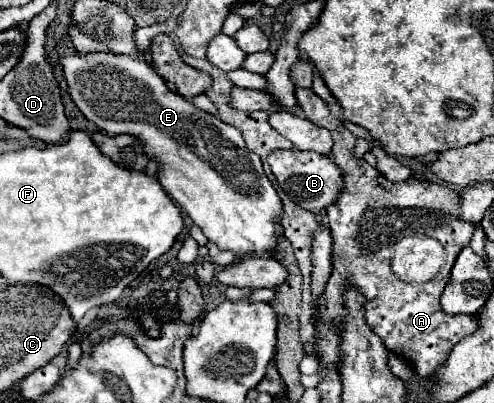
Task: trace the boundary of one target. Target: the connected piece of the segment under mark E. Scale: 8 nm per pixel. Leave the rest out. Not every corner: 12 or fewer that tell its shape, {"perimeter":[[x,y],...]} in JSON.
{"perimeter":[[60,55],[70,99],[134,135],[220,249],[272,253],[282,203],[238,129],[144,55]]}

